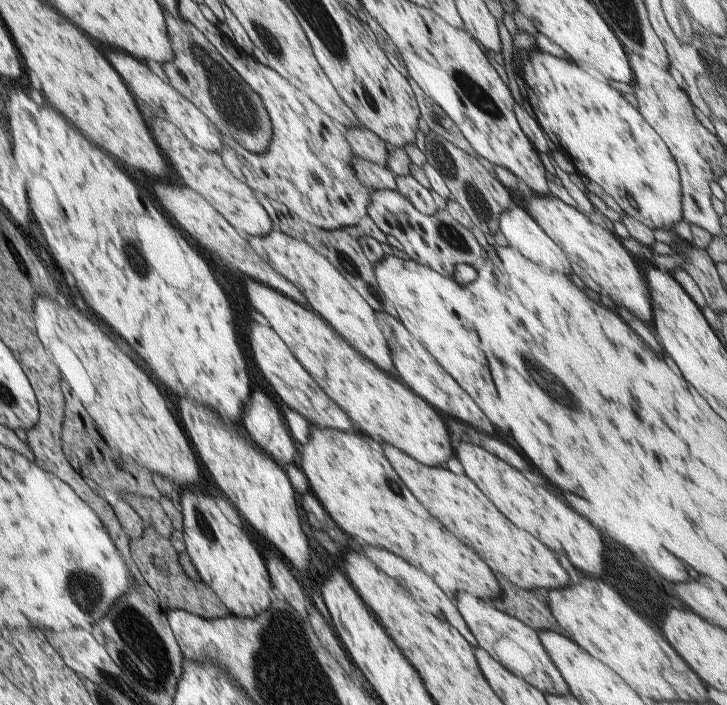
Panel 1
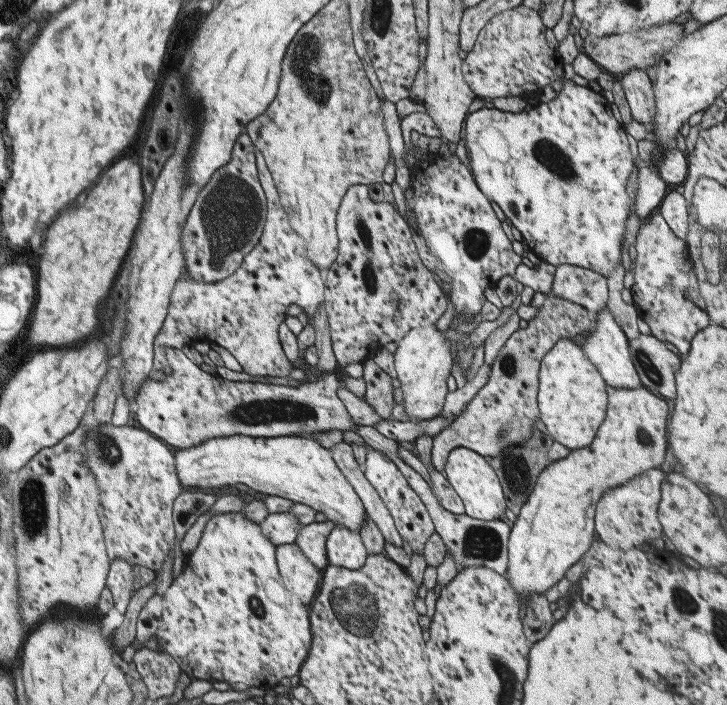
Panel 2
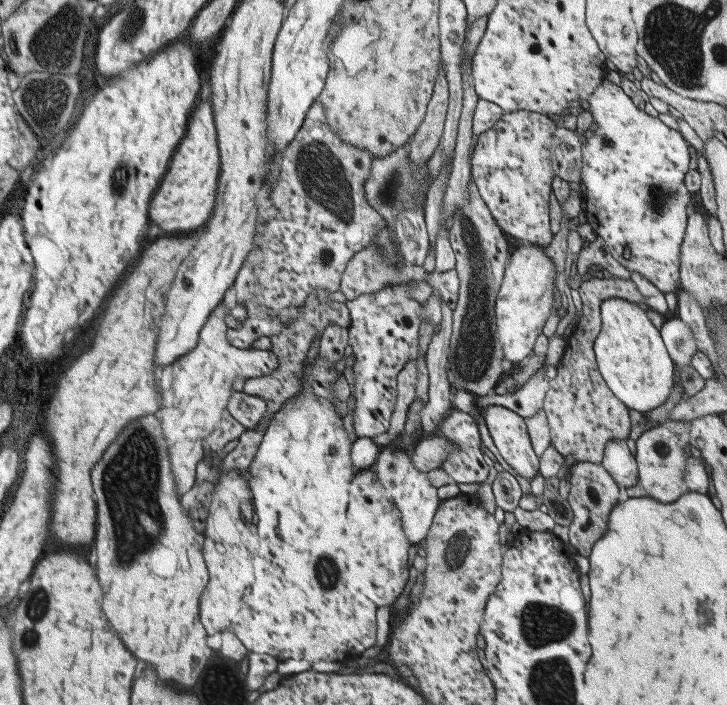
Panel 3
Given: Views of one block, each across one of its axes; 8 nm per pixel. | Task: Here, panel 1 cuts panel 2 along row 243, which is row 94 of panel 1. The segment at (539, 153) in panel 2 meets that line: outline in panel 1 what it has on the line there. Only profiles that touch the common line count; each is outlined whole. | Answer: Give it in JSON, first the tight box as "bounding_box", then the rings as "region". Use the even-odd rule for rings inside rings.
{"bounding_box":[519,50,683,232],"region":[[[527,50],[519,60],[519,78],[523,82],[523,92],[533,112],[533,120],[545,134],[547,142],[563,154],[563,158],[575,168],[579,178],[587,178],[601,192],[615,200],[625,216],[643,224],[651,232],[673,232],[675,224],[683,222],[681,208],[681,178],[677,166],[655,130],[639,116],[639,112],[625,102],[615,88],[605,82],[585,76],[571,60],[559,60],[543,50]]]}

